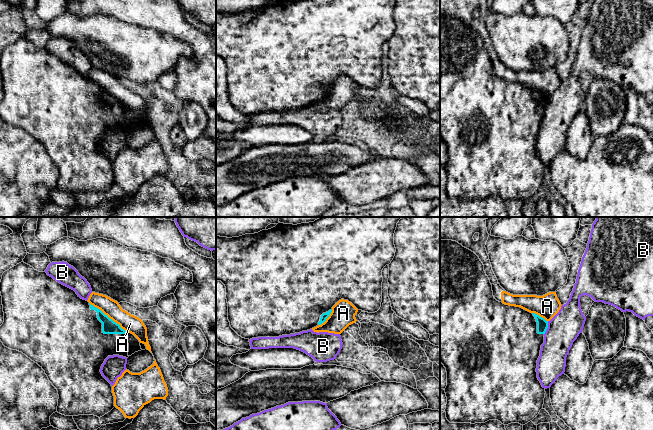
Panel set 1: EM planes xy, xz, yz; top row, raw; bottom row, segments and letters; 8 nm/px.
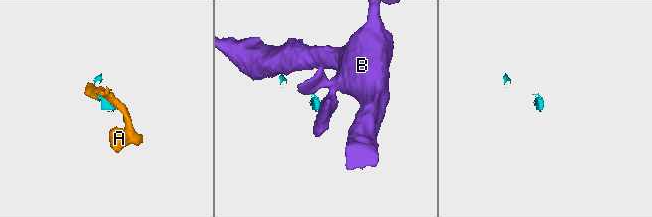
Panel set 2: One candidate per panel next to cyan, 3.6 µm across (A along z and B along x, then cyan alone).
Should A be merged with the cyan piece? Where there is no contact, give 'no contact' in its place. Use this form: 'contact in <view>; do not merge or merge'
contact in xy; do not merge

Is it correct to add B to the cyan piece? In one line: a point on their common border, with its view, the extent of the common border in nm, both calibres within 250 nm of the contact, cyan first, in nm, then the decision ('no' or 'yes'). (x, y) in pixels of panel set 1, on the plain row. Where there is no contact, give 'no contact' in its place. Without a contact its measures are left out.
yz (547, 103) | 120 nm | 90/260 nm | no

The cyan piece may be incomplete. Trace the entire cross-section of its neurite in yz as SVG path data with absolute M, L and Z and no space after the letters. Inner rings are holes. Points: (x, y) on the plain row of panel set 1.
M440 16L440 138L447 148L447 162L444 165L447 173L446 194L450 199L485 199L498 196L504 201L519 199L525 201L532 197L543 184L545 164L537 154L537 136L540 132L544 110L548 104L548 97L535 89L530 89L520 83L505 81L493 72L492 61L484 47L484 41L479 33L471 26L456 17Z

